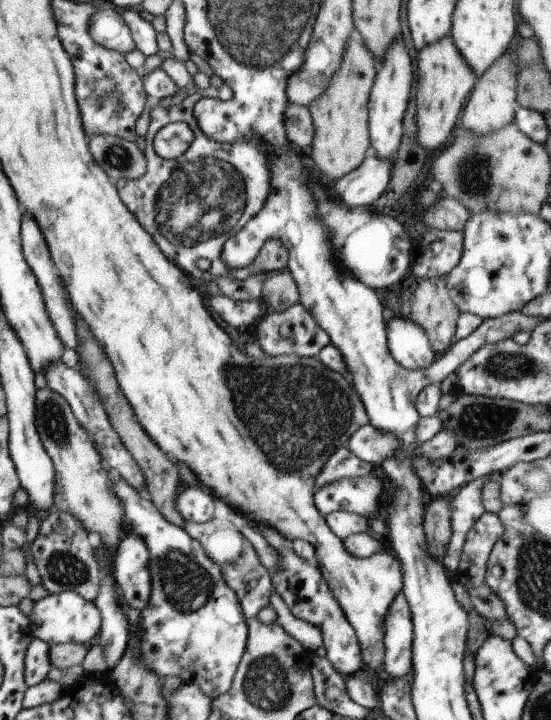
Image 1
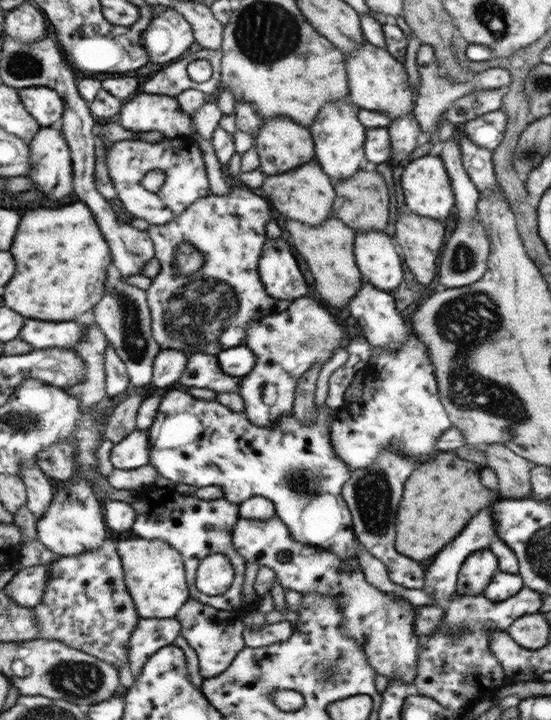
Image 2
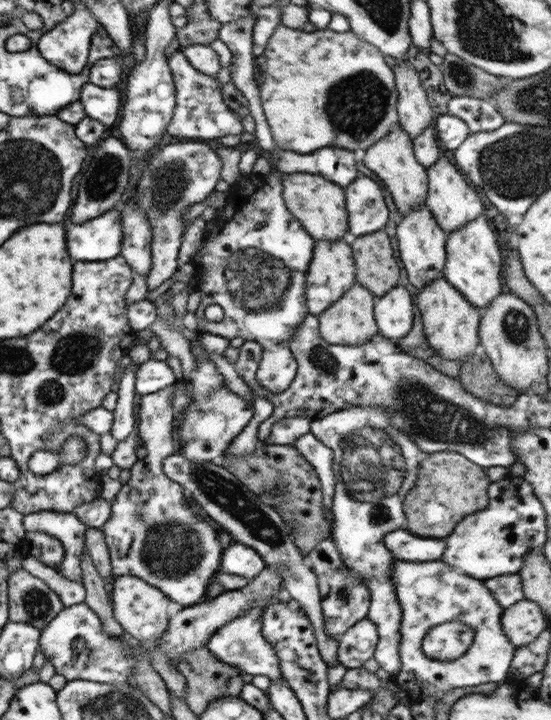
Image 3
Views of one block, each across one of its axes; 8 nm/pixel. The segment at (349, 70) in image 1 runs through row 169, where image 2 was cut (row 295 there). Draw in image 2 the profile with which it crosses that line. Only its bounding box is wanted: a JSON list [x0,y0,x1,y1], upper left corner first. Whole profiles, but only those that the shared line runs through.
[285,216,365,312]

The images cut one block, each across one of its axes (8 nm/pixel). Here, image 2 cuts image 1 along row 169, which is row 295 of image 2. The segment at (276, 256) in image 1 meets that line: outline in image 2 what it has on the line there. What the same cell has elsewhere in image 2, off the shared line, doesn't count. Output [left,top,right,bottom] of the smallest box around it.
[145,186,291,356]

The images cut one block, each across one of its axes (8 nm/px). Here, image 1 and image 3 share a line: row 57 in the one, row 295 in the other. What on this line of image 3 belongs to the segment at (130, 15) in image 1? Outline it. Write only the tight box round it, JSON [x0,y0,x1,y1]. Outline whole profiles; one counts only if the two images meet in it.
[135,140,221,300]

